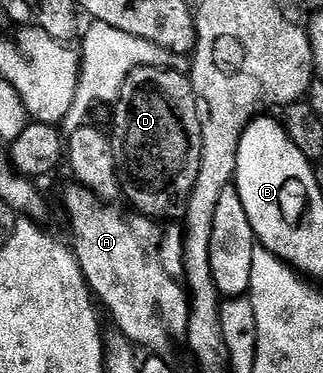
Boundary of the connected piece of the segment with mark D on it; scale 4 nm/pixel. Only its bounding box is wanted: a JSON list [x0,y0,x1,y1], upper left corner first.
[110,65,201,218]

